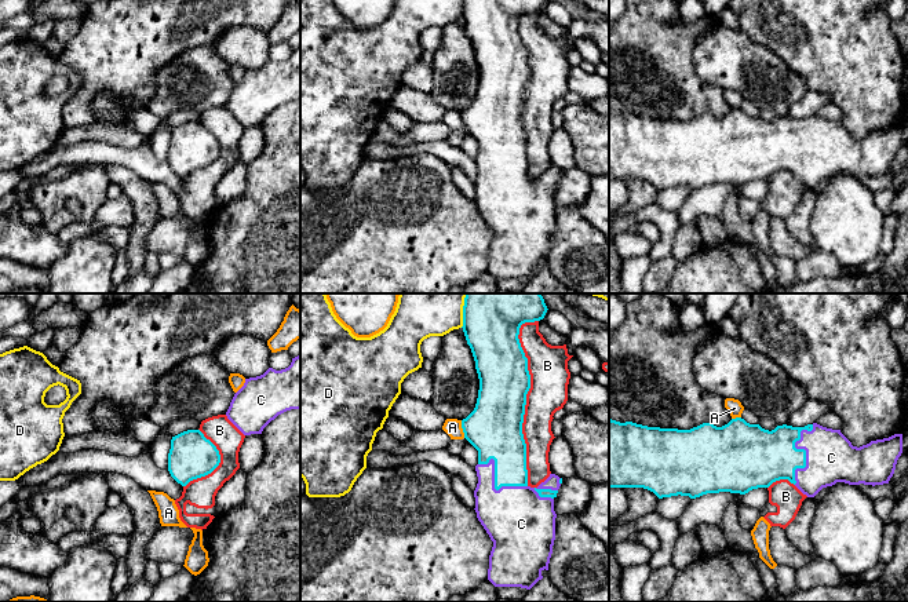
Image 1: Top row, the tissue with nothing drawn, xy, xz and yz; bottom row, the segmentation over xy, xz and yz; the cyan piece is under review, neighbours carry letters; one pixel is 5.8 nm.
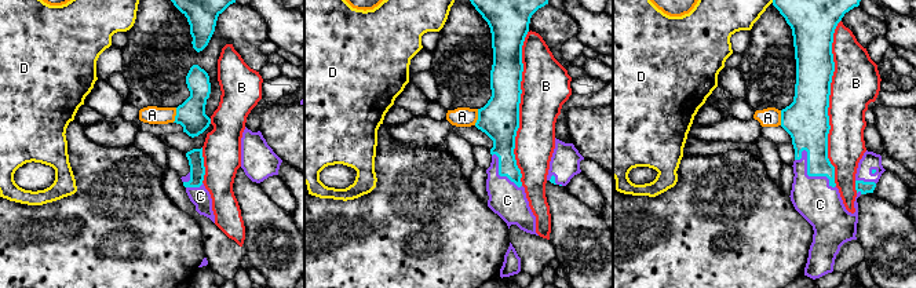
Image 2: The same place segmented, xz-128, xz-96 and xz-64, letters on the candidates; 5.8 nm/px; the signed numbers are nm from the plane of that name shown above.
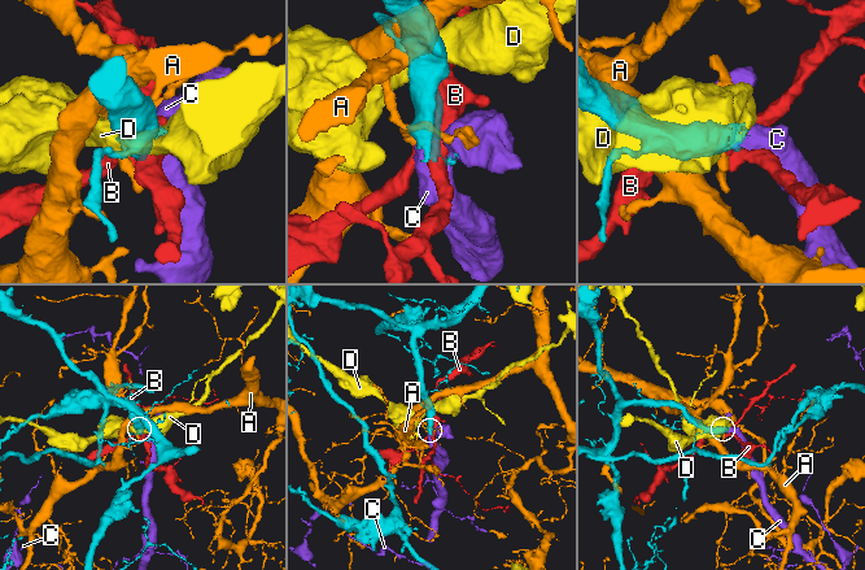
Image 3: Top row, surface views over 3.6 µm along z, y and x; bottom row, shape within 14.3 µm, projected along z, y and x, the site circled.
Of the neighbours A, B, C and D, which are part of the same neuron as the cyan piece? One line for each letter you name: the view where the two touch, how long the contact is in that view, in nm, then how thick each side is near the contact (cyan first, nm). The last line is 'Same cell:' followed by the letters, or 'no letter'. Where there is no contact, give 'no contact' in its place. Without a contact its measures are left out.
C: contact in yz; length 360 nm; calibres 320 and 280 nm
Same cell: C

